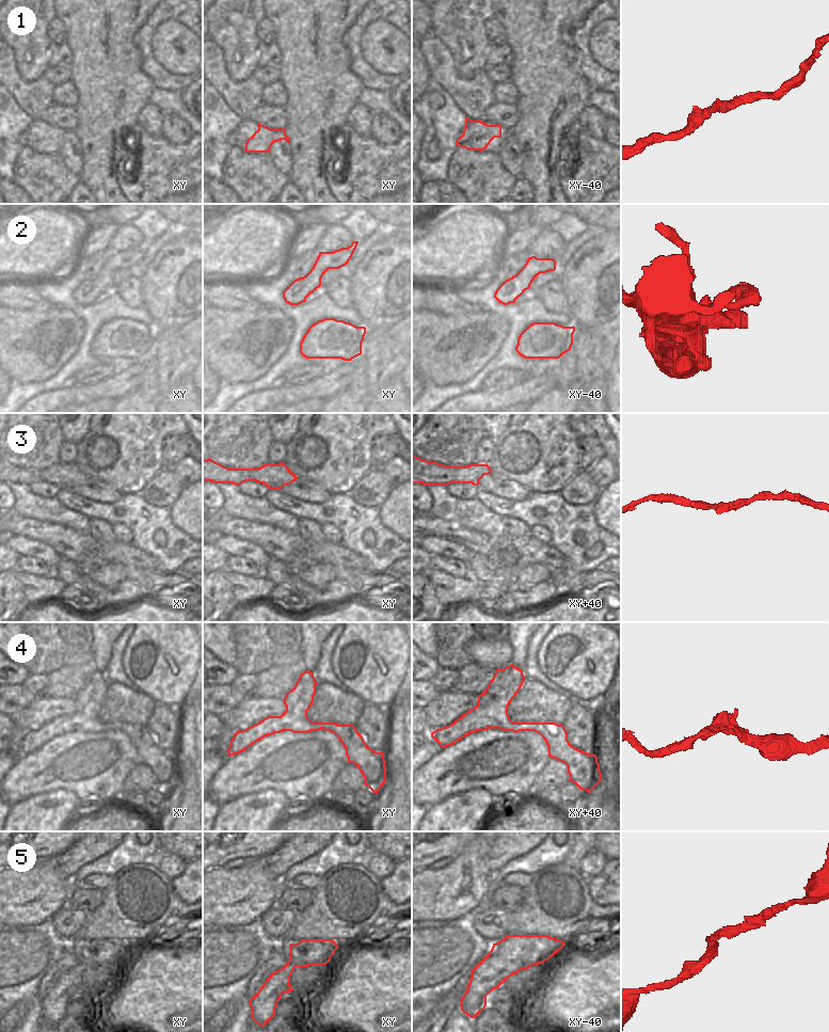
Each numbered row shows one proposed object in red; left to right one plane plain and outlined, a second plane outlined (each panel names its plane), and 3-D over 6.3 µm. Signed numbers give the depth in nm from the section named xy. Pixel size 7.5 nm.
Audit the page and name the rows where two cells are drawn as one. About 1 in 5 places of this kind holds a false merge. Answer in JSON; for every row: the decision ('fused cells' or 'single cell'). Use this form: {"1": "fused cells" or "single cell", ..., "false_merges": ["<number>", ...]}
{"1": "single cell", "2": "single cell", "3": "single cell", "4": "single cell", "5": "single cell", "false_merges": []}

